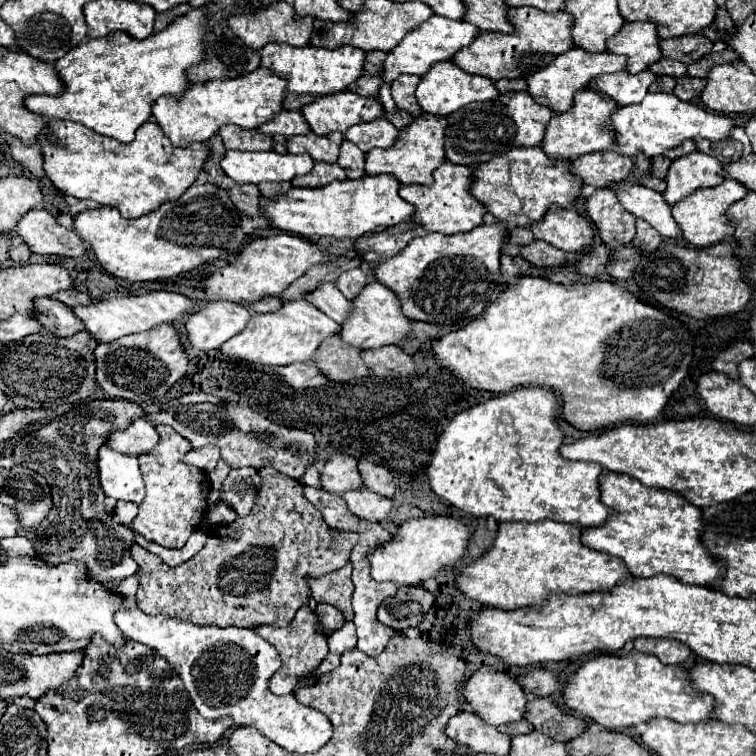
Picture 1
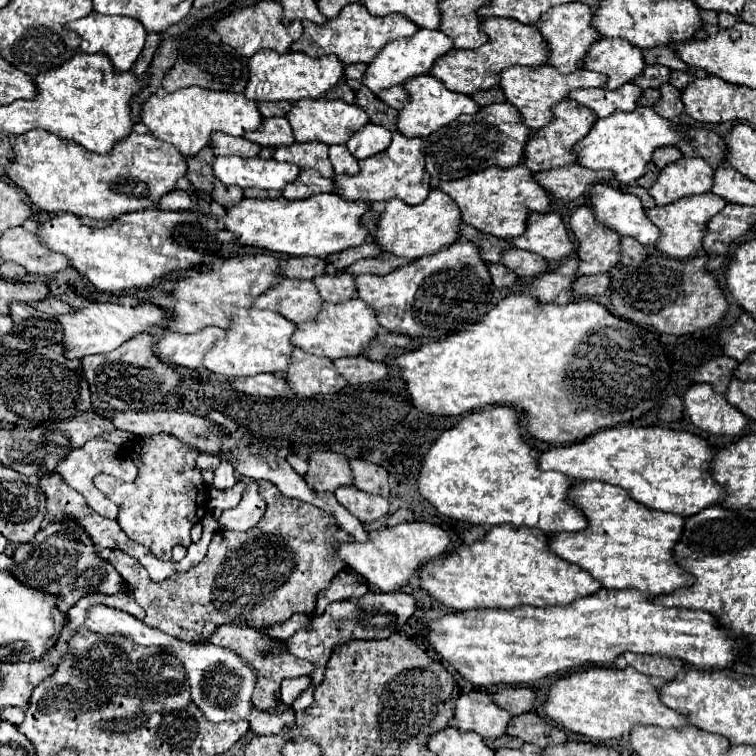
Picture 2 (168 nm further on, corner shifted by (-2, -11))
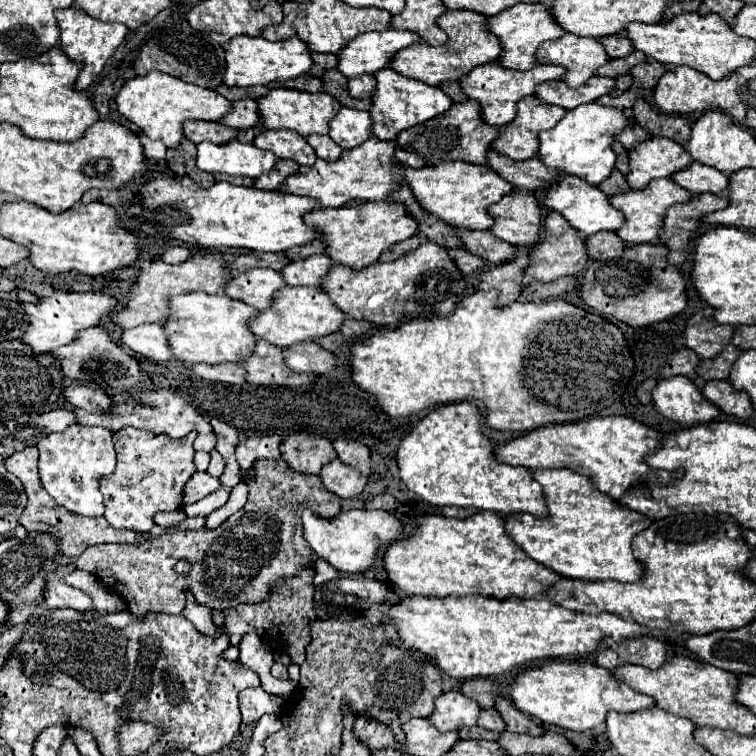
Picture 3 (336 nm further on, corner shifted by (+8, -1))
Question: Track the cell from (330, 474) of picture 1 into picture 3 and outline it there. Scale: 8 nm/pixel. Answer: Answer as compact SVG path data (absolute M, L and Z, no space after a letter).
M297 431L285 437L279 445L281 457L289 463L291 469L299 473L319 475L321 467L337 457L331 441L321 435Z

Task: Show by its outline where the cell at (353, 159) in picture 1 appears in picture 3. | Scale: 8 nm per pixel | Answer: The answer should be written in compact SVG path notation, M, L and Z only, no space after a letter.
M309 135L307 143L313 147L315 155L325 161L337 161L343 153L343 149L329 135Z

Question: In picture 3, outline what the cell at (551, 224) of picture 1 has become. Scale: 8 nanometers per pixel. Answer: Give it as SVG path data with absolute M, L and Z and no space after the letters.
M513 189L499 203L491 205L487 213L495 219L491 233L511 245L529 247L539 241L541 209L531 193Z

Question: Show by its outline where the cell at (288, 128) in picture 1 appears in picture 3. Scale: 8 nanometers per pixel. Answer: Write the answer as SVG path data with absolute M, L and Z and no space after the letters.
M239 99L231 103L231 111L219 119L221 125L233 127L233 129L249 129L257 127L259 123L259 111L257 111L257 101L253 99Z

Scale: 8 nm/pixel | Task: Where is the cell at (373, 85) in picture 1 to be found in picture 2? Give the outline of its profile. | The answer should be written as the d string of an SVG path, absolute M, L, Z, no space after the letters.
M341 81L335 89L331 89L327 95L327 99L339 99L339 101L345 101L345 103L353 103L355 101L355 91L351 87L347 87L345 81Z

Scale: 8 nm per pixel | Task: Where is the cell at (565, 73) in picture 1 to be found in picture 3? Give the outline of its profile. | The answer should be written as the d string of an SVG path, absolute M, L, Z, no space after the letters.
M491 61L491 63L485 63L485 65L479 65L479 67L471 69L467 73L467 77L461 77L459 79L459 87L469 99L473 99L473 101L477 101L481 105L483 121L487 125L503 127L509 121L513 121L515 105L517 105L519 99L523 99L527 95L533 95L535 87L539 83L551 81L551 79L559 79L563 75L565 75L565 69L557 67L557 65L535 65L529 71L509 71L509 69L501 67L501 65L497 65L497 61Z

